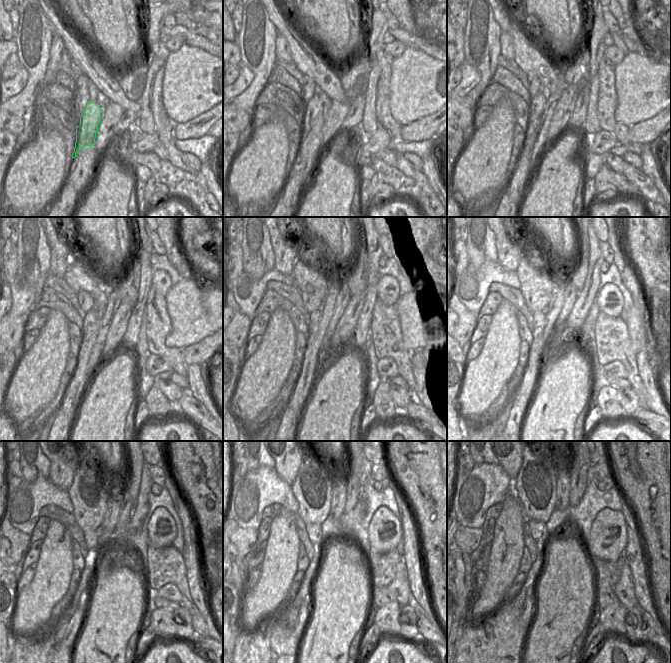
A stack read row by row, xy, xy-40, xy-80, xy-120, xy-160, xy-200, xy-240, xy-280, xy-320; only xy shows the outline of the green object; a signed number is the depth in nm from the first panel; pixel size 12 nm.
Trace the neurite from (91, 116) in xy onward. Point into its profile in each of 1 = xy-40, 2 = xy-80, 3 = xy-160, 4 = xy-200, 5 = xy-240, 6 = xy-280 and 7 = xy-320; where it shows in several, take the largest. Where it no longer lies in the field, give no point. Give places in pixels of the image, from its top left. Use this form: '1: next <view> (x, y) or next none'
1: next xy-40 (315, 105)
2: next xy-80 (536, 108)
3: next xy-160 (315, 316)
4: next xy-200 (539, 317)
5: next xy-240 (90, 537)
6: next xy-280 (314, 531)
7: next xy-320 (538, 530)

